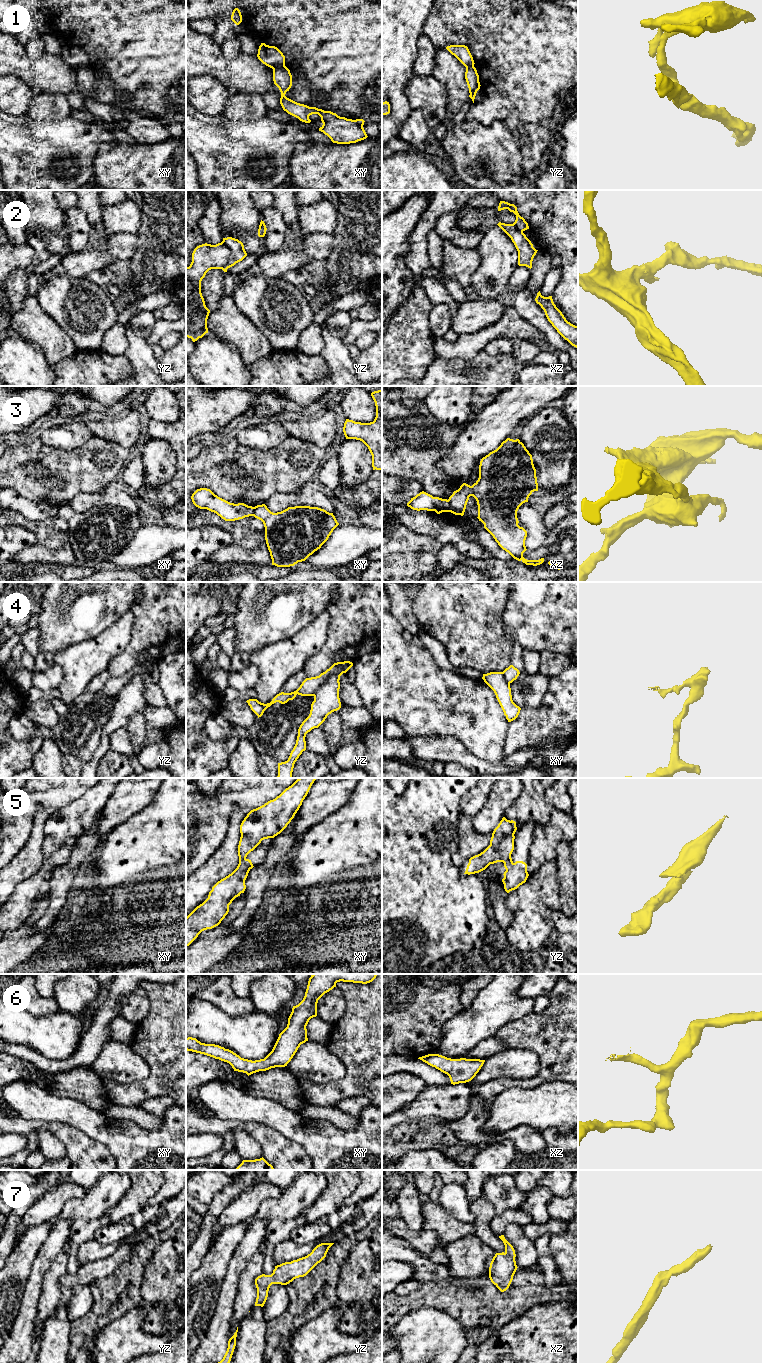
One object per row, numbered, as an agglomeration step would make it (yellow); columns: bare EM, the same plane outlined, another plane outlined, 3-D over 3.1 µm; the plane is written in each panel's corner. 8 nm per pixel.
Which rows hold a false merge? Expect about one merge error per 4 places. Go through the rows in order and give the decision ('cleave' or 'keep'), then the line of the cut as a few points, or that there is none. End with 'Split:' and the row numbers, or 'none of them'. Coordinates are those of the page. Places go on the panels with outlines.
1: cleave; cut in xy along (284, 65), (273, 69)
2: cleave; cut in yz along (221, 242), (229, 251), (228, 262), (223, 269)
3: cleave; cut in xz along (447, 500), (450, 511)
4: cleave; cut in yz along (344, 672), (331, 674), (312, 695)
5: cleave; cut in yz along (510, 856), (503, 862)
6: keep; no cut
7: keep; no cut
Split: 1, 2, 3, 4, 5

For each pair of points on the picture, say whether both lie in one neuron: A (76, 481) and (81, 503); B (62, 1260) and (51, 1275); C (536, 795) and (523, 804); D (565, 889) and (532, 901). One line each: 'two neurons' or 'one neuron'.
A: two neurons
B: one neuron
C: one neuron
D: two neurons

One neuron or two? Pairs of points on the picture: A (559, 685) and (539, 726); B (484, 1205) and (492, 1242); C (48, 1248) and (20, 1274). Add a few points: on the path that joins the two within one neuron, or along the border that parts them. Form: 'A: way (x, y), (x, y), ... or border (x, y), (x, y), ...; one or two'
A: way (559, 695), (559, 706), (549, 716); one
B: way (484, 1214), (484, 1233); one
C: border (43, 1242), (33, 1262), (28, 1282), (25, 1285); two

